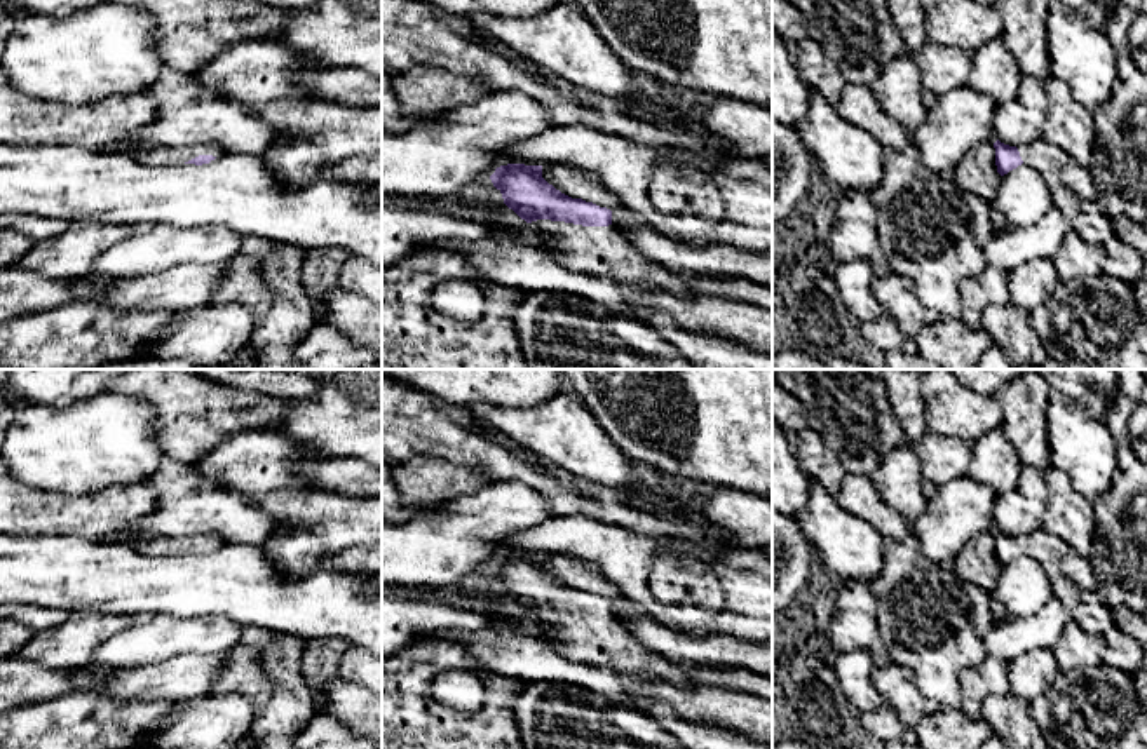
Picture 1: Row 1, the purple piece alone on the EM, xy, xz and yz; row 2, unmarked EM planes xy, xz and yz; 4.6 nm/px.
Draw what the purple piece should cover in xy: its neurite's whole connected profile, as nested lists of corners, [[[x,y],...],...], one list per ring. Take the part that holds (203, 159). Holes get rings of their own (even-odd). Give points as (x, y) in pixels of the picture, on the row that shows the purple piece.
[[[200,145],[200,146],[160,146],[143,152],[139,159],[145,164],[153,165],[181,165],[181,164],[209,164],[225,152],[218,145]]]

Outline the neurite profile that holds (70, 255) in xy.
[[[75,221],[63,233],[37,242],[16,267],[54,280],[89,277],[98,256],[129,235],[127,225]]]

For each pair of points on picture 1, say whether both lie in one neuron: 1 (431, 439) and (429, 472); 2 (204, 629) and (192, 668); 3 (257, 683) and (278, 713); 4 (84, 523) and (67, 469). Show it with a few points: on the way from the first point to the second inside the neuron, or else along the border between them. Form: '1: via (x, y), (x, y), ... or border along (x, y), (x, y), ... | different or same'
1: border along (400, 462), (433, 455), (471, 465) | different
2: border along (229, 650), (218, 654), (182, 654), (157, 664) | different
3: border along (260, 659), (271, 683), (271, 697), (257, 708) | different
4: border along (115, 485), (77, 493), (35, 488) | different

